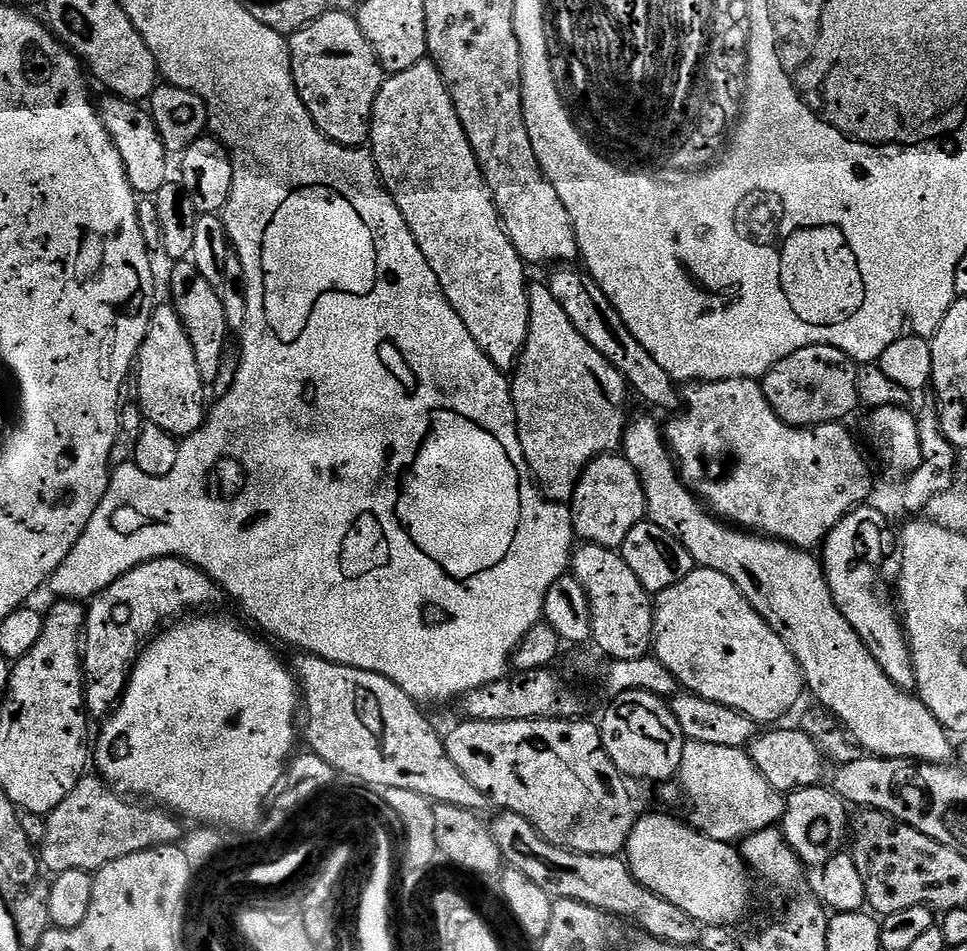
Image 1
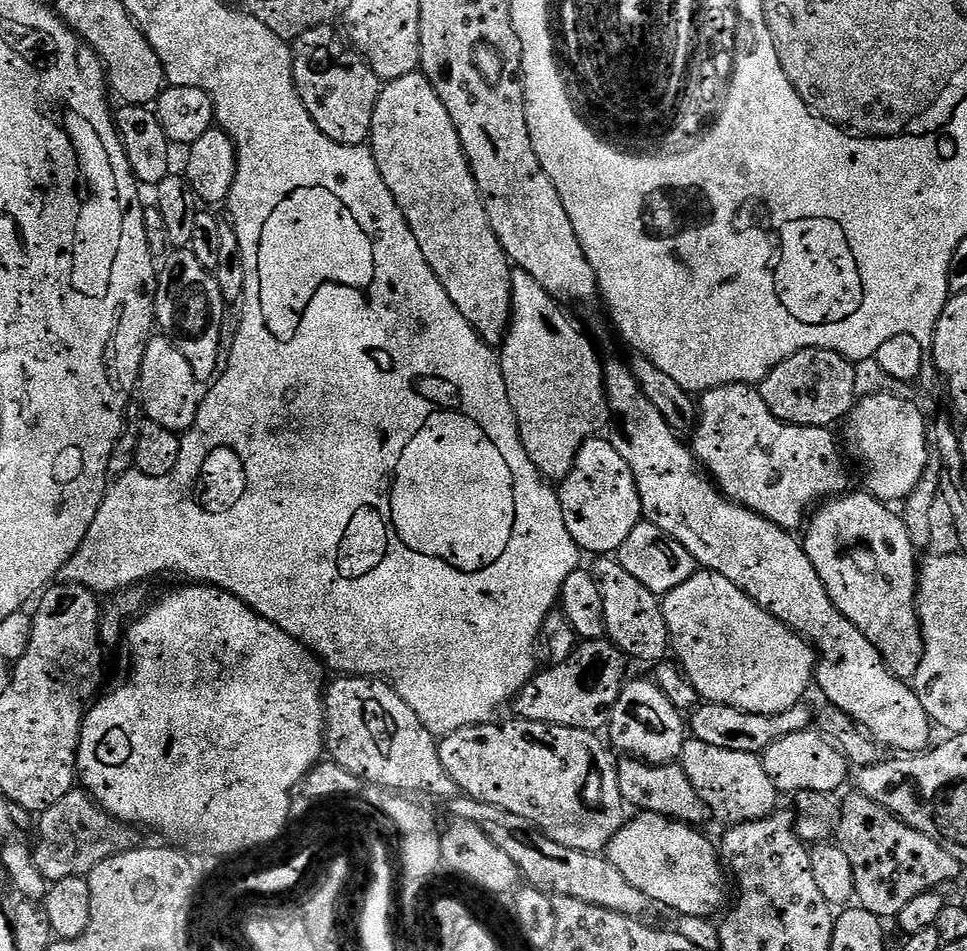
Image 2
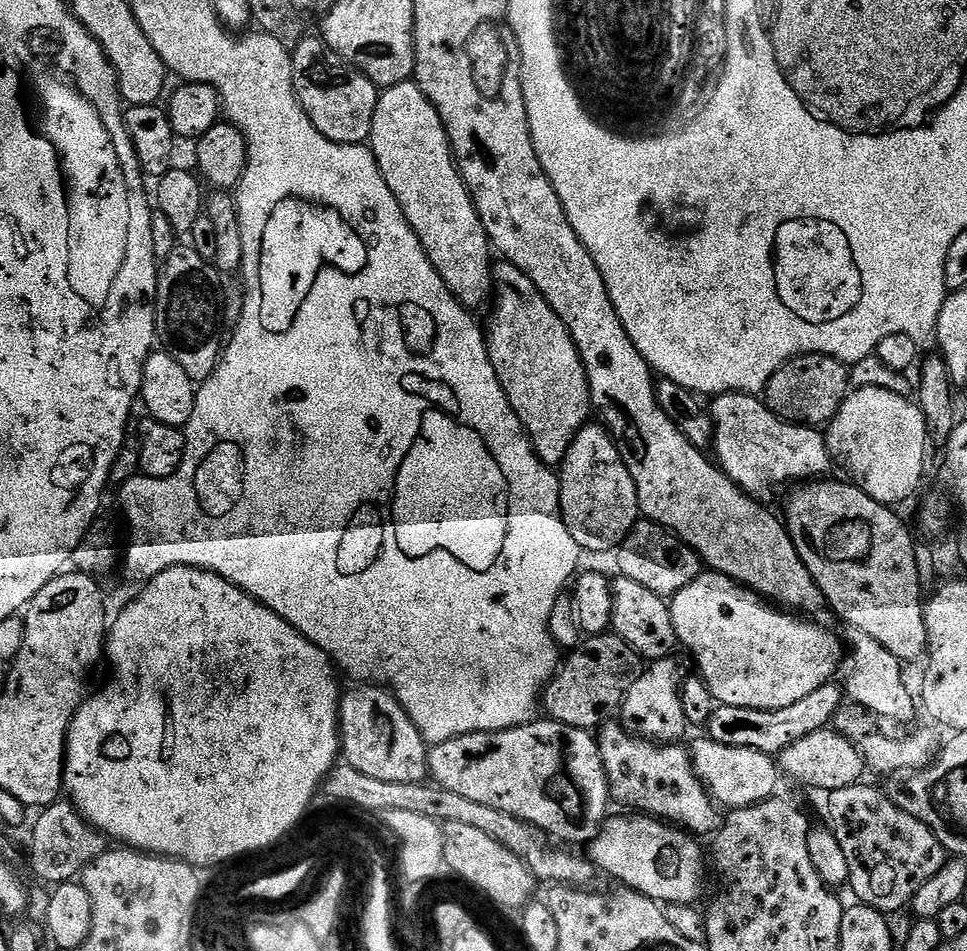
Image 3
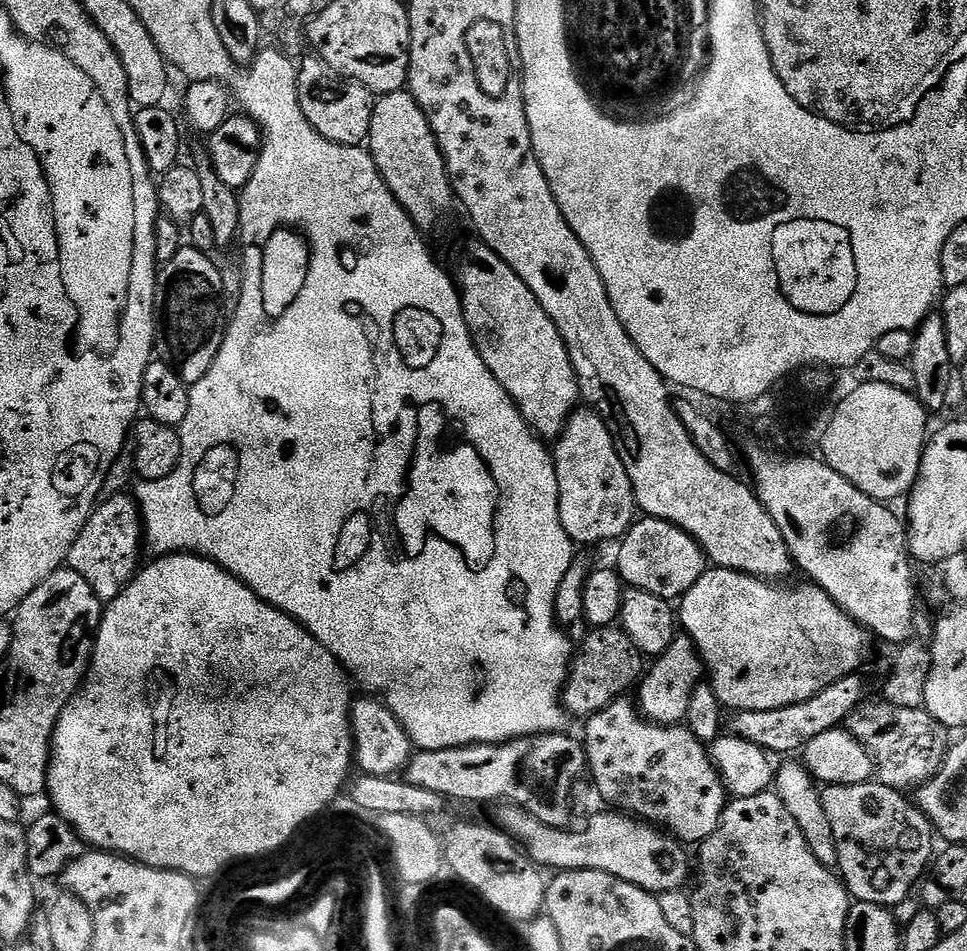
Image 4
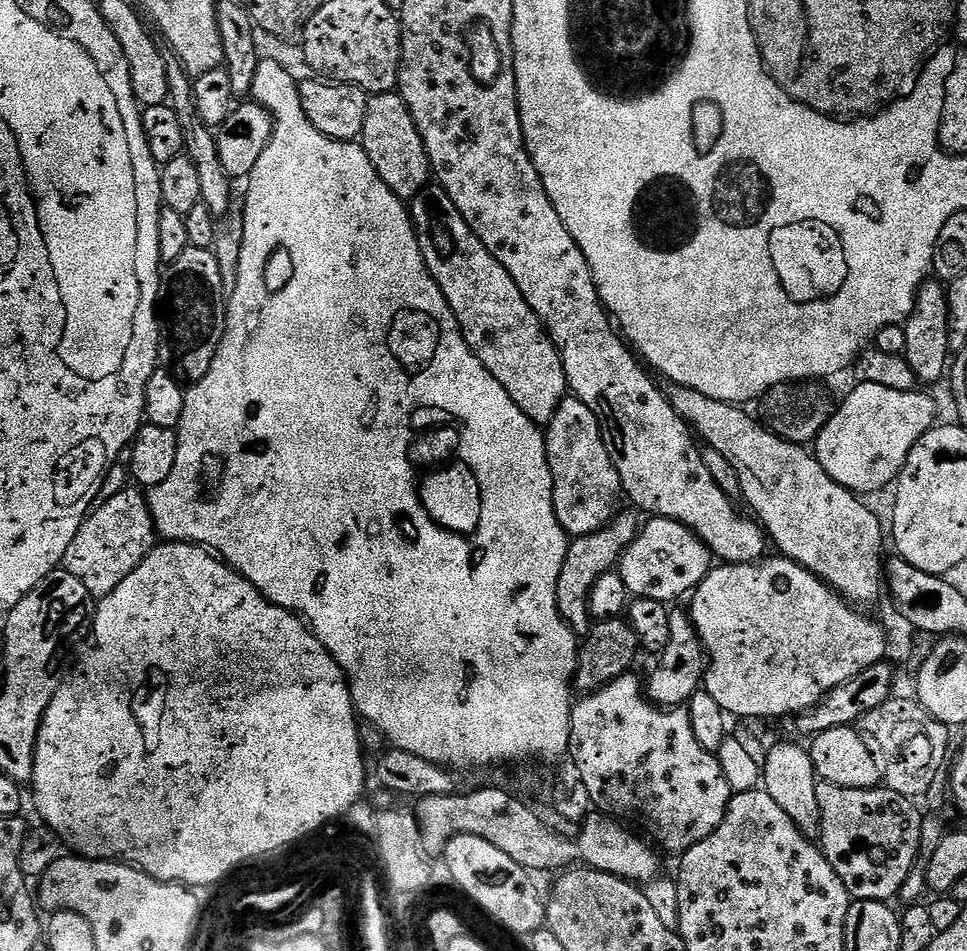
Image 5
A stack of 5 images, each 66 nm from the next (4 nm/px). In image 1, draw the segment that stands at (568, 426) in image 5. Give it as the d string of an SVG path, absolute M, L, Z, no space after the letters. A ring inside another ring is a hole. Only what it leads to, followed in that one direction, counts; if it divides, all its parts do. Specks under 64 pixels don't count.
M604 453L588 464L570 501L573 533L585 543L613 550L647 515L645 490L634 466L622 454Z

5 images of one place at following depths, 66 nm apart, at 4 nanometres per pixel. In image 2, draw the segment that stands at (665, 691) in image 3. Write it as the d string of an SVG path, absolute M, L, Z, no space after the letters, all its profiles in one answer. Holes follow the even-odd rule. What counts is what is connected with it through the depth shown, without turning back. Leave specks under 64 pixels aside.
M651 679L625 683L620 697L612 703L608 714L607 739L617 753L650 764L671 764L679 761L686 739L686 720Z

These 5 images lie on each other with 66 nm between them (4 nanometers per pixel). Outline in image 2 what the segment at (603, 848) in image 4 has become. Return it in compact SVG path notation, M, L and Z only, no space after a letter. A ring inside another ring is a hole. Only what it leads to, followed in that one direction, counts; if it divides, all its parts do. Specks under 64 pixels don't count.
M640 810L637 811L637 813L637 816L634 817L633 820L632 817L625 819L624 825L618 830L618 834L614 834L614 838L608 843L606 855L609 862L614 866L618 866L618 870L622 870L622 876L626 878L632 886L638 890L642 890L642 894L646 894L646 898L650 898L653 905L660 906L660 904L665 904L668 908L677 908L677 913L679 913L680 916L711 917L713 915L712 911L724 900L724 872L726 876L726 868L722 863L722 857L718 851L717 845L715 843L711 844L711 842L700 833L701 829L699 827L686 824L683 820L674 820L670 816L663 816L657 812L647 810Z

